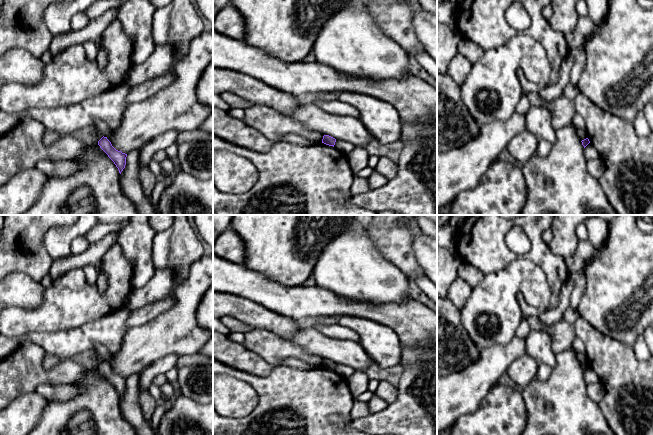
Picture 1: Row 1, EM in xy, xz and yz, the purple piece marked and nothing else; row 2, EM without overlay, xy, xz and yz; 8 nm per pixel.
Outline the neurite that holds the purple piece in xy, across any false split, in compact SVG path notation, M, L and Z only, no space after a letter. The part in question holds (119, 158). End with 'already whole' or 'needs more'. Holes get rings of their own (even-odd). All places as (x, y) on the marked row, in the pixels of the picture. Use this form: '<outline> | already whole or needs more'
M102 137L98 141L100 148L108 155L108 157L114 162L116 167L119 170L119 173L123 171L126 165L127 154L122 153L121 151L116 150L107 137Z | already whole

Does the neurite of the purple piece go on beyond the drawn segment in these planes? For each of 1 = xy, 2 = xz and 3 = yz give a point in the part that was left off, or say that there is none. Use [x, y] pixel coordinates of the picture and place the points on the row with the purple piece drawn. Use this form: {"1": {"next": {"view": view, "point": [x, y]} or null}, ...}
{"1": {"next": null}, "2": {"next": null}, "3": {"next": null}}

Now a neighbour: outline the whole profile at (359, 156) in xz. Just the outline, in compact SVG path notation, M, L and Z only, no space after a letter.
M356 147L349 155L352 170L357 173L368 166L369 154L366 149Z

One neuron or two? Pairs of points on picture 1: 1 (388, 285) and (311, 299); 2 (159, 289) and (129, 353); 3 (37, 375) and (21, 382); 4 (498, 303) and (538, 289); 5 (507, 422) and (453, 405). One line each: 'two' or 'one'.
1: two
2: two
3: one
4: one
5: two

